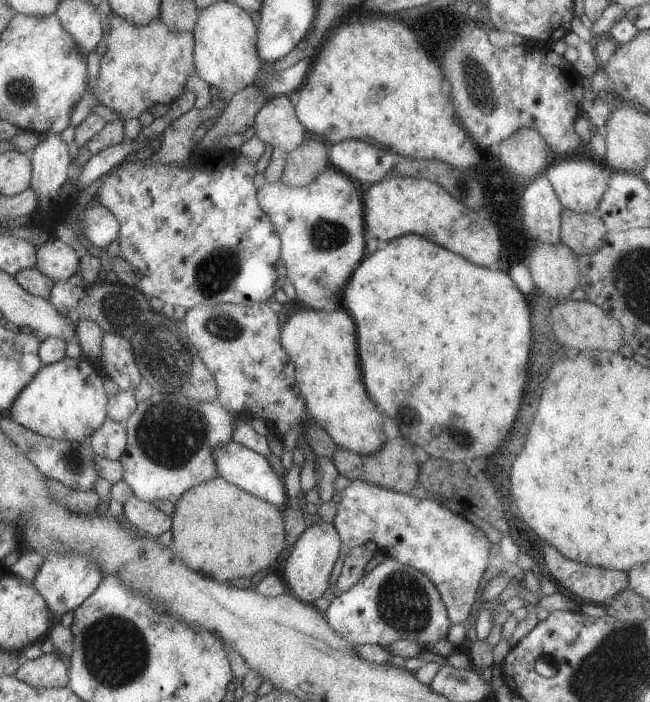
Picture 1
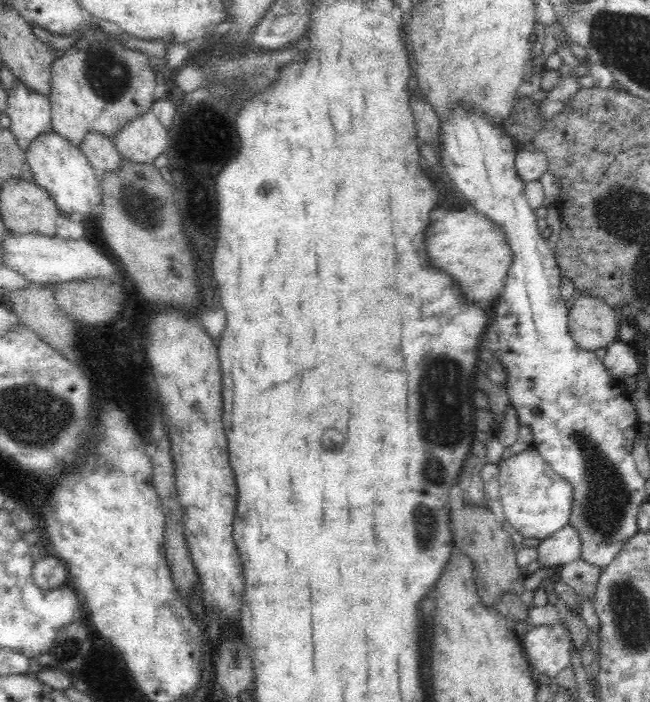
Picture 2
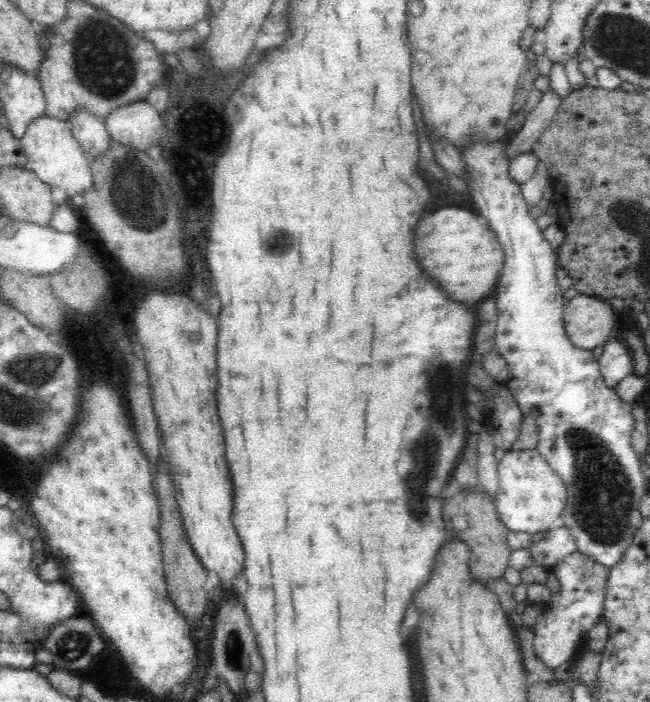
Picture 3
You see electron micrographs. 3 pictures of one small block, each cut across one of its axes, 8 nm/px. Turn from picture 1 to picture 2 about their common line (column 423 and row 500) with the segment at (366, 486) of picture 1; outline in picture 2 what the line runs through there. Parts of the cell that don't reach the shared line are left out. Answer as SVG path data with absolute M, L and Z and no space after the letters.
M528 448L510 456L499 464L499 500L497 503L499 516L525 538L534 539L535 543L548 538L554 532L570 525L574 489L568 479L560 476L535 448Z

